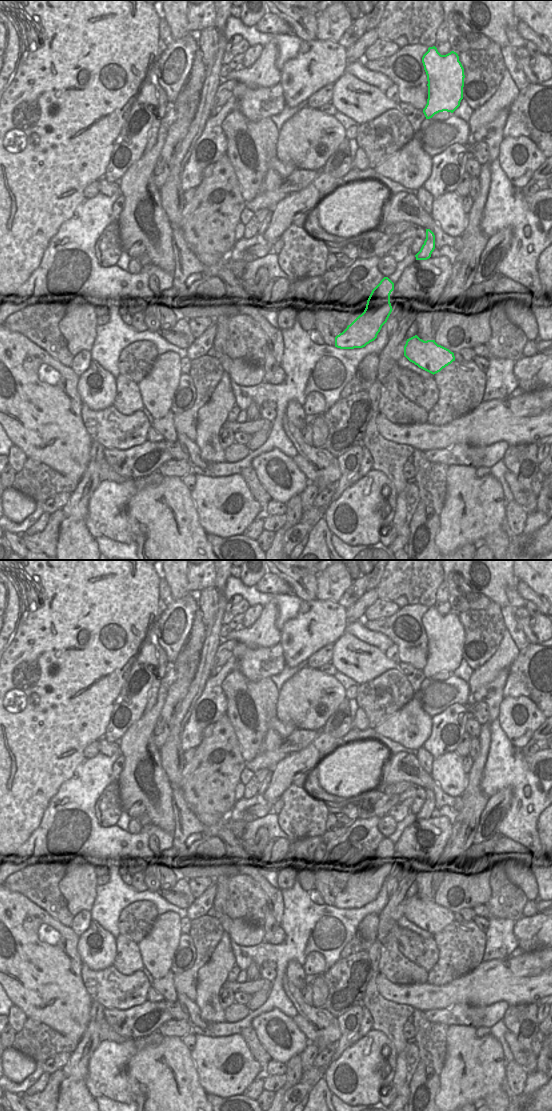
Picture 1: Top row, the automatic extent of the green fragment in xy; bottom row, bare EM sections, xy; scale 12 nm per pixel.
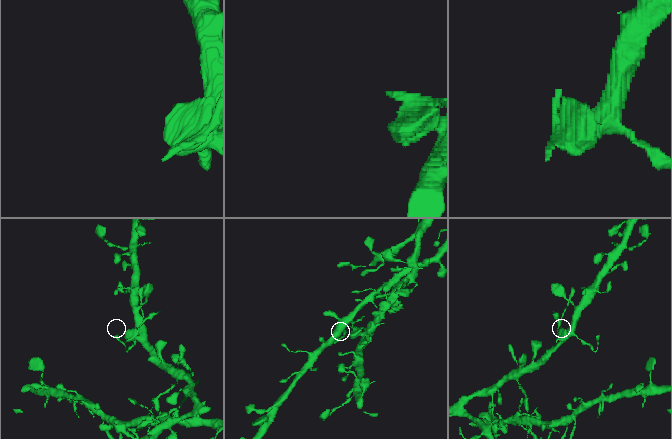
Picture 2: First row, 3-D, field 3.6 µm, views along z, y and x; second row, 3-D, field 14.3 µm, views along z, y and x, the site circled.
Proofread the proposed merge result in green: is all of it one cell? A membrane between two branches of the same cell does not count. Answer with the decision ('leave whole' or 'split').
split

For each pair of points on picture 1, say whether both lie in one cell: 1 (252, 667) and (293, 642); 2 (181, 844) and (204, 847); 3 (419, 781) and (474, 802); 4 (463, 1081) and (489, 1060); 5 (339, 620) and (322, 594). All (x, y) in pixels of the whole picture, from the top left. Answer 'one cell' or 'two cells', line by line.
1: two cells
2: two cells
3: two cells
4: one cell
5: two cells

